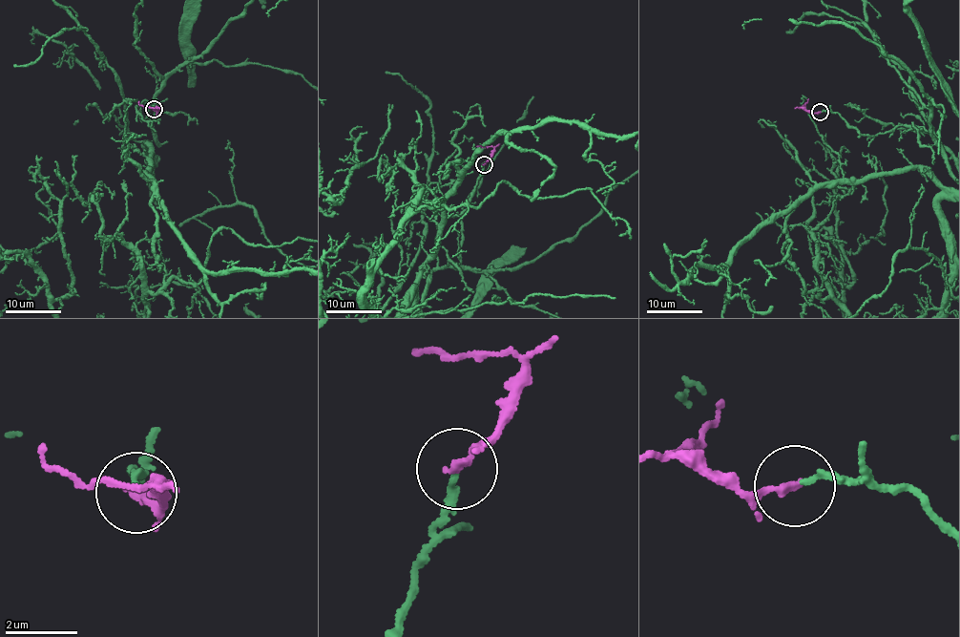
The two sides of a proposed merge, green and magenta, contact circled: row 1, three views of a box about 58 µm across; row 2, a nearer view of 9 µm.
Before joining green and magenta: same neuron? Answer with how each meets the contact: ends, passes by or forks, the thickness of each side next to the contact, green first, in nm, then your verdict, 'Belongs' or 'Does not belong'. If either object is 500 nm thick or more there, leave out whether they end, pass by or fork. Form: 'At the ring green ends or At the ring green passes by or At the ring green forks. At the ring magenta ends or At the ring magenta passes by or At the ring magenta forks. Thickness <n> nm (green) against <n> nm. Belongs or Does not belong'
At the ring green ends. At the ring magenta ends. Thickness 180 nm (green) against 200 nm. Belongs

